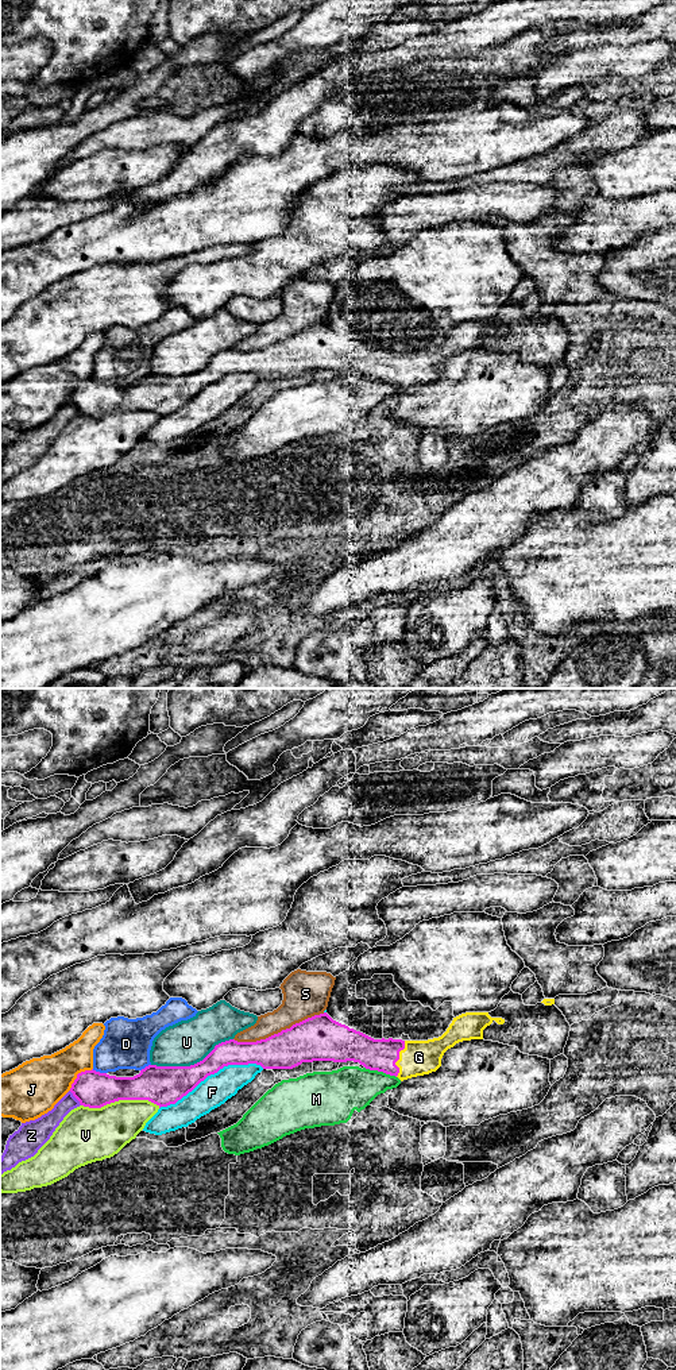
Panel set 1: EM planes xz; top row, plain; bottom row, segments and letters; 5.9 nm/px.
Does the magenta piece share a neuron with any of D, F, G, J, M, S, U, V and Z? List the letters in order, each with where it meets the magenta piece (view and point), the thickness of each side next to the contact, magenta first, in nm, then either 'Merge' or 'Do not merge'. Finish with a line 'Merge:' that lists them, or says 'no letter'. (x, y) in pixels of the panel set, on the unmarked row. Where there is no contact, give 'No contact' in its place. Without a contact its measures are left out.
D: Touches magenta at xz (99, 381). Thickness 220 nm (magenta) against 300 nm. Do not merge
F: Touches magenta at xz (211, 382). Thickness 220 nm (magenta) against 180 nm. Do not merge
G: Touches magenta at xz (398, 367). Thickness 190 nm (magenta) against 200 nm. Merge
J: Touches magenta at xz (77, 384). Thickness 220 nm (magenta) against 320 nm. Do not merge
M: Touches magenta at xz (381, 379). Thickness 190 nm (magenta) against 260 nm. Do not merge
S: Touches magenta at xz (278, 342). Thickness 280 nm (magenta) against 240 nm. Do not merge
U: Touches magenta at xz (192, 374). Thickness 240 nm (magenta) against 260 nm. Do not merge
V: Touches magenta at xz (120, 408). Thickness 220 nm (magenta) against 300 nm. Do not merge
Z: Touches magenta at xz (74, 405). Thickness 220 nm (magenta) against 120 nm. Do not merge
Merge: G

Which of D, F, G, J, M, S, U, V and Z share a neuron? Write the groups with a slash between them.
D / F / G / J / M / S / U / V / Z

